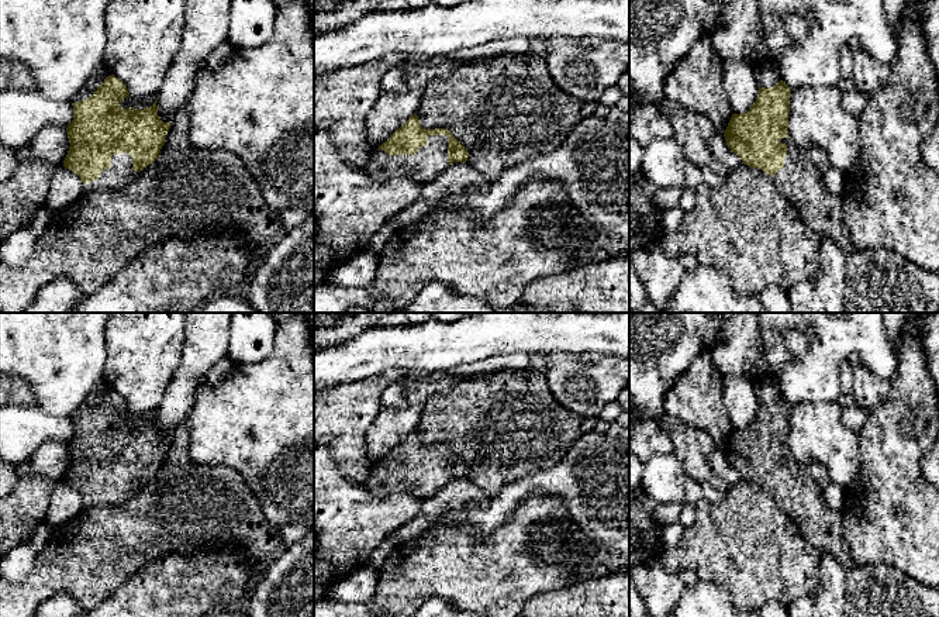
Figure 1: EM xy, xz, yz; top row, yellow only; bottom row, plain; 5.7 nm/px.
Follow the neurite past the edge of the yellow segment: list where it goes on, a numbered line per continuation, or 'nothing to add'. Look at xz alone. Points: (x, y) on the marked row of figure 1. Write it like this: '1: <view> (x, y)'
1: xz (425, 165)

